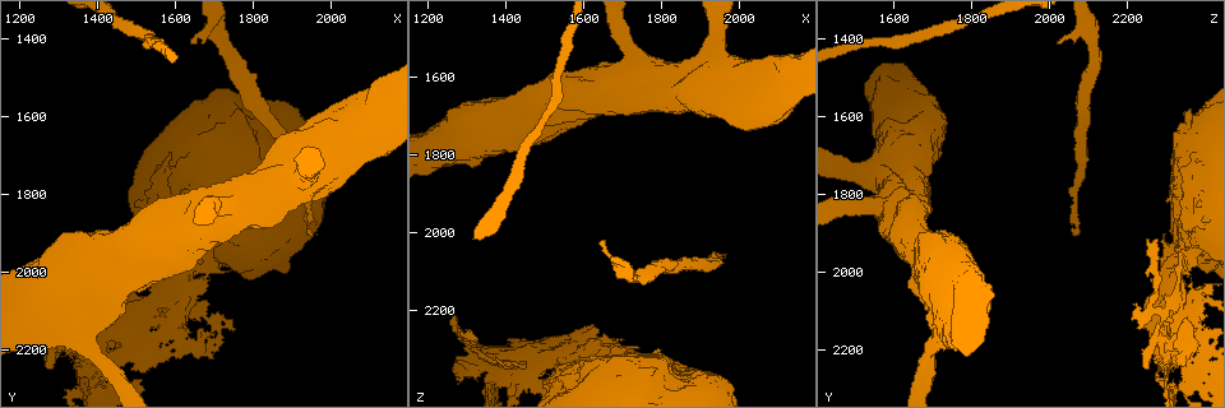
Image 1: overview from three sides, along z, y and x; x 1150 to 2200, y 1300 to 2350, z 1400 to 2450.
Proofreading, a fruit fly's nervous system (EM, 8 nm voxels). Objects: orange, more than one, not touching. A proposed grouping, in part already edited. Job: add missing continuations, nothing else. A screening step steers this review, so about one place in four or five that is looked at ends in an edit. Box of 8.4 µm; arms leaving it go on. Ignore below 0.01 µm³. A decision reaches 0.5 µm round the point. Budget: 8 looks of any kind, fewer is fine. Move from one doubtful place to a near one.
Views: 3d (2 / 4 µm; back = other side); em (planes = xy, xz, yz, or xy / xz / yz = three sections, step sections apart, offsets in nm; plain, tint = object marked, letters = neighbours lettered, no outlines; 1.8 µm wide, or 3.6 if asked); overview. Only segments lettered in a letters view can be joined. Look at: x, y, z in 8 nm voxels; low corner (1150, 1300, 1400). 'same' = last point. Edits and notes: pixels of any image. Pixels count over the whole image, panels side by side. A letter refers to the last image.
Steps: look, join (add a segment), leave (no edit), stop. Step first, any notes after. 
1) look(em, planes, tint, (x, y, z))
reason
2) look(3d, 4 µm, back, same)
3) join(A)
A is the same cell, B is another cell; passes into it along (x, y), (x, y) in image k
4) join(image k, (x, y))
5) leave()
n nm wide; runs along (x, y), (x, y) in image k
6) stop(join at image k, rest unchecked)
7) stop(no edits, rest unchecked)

look(em, yz, step 16, letters, (1675, 2050, 2285))
an open end

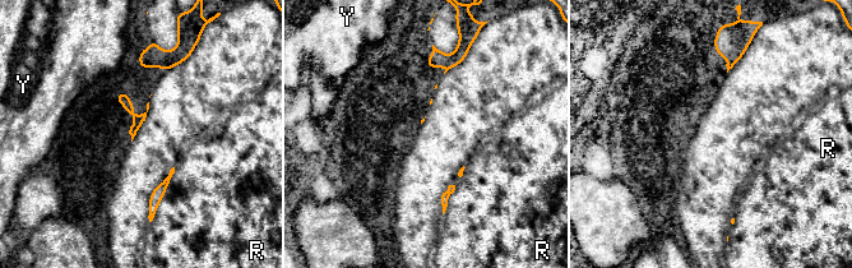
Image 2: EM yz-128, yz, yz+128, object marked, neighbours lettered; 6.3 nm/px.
leave()
R and Y are other cells; runs along (119, 96), (135, 118), (133, 133) in image 2; none of them fits

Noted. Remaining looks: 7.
look(em, planes, tint, (1430, 2130, 2315))
sharp bend

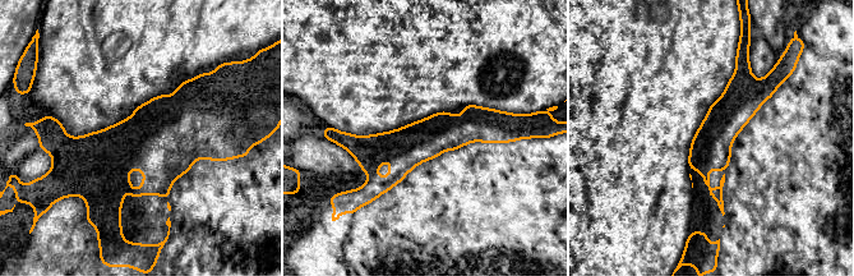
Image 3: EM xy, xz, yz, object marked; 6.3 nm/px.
look(em, planes, letters, same)

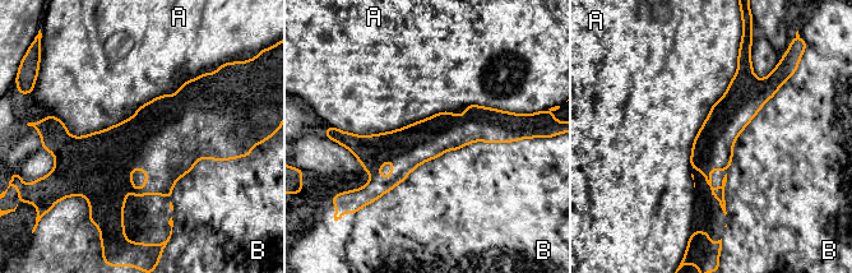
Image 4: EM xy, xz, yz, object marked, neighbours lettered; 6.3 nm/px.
leave()
A and B are other cells; runs along (504, 128), (415, 144), (351, 140) in image 4; none of them fits

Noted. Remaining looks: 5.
look(em, planes, letters, (1645, 1410, 2020))
free end

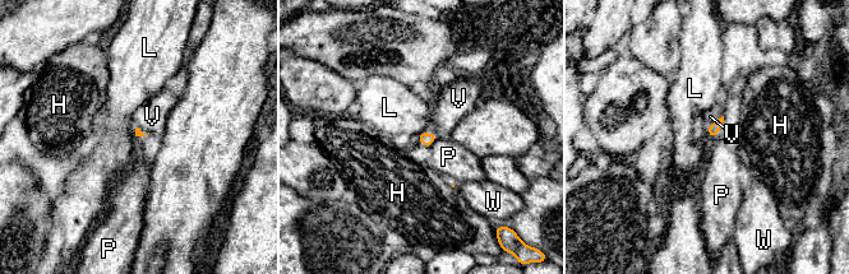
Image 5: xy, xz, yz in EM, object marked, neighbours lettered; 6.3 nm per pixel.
leave()
H, L, P, V and W are other cells; border along (423, 130), (416, 136) in image 5; no lettered segment goes on from it

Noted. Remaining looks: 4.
stop(no edits, rest unchecked)

